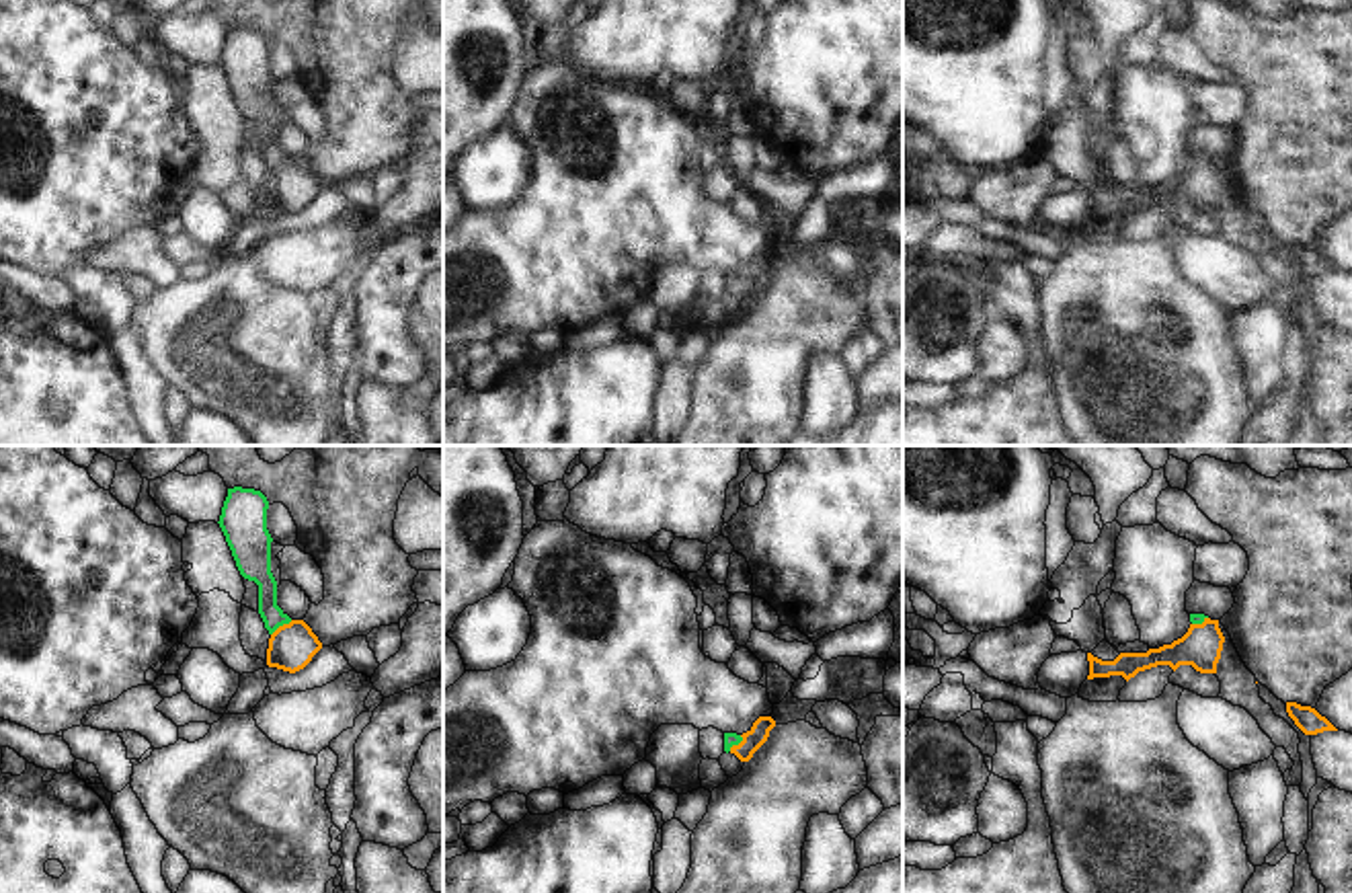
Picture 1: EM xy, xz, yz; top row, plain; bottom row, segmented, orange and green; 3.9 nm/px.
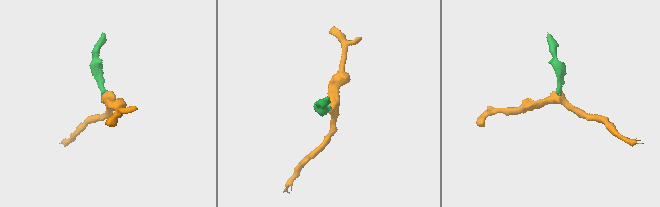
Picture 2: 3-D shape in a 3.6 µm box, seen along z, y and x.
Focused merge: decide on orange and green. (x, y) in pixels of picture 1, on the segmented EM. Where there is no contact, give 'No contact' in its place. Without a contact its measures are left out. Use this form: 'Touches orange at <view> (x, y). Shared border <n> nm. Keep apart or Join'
Touches orange at xy (284, 625). Shared border 110 nm. Join.

